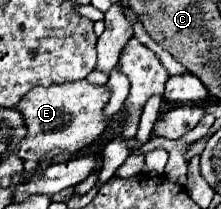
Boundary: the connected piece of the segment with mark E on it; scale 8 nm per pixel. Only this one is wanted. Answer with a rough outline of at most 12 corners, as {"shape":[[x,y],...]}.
{"shape":[[32,88],[22,160],[72,154],[102,136],[110,88]]}

